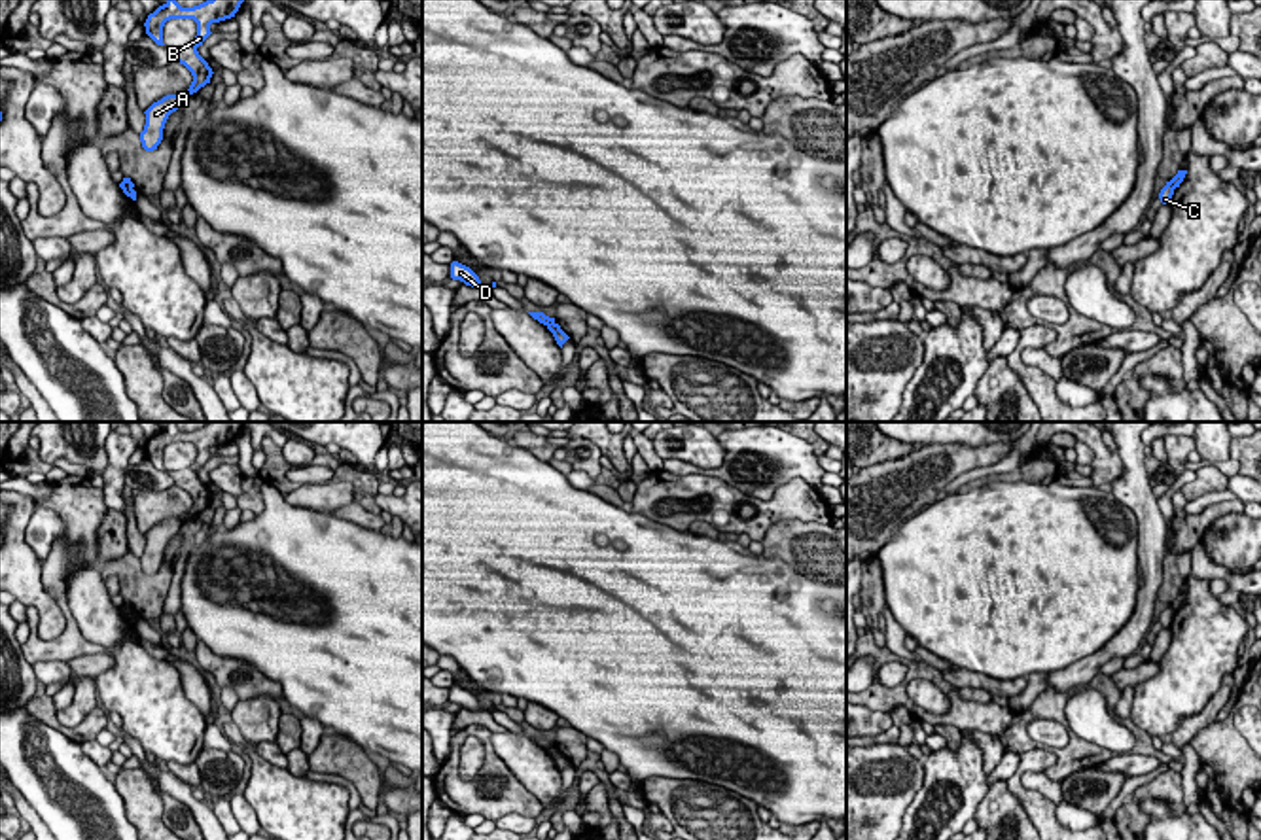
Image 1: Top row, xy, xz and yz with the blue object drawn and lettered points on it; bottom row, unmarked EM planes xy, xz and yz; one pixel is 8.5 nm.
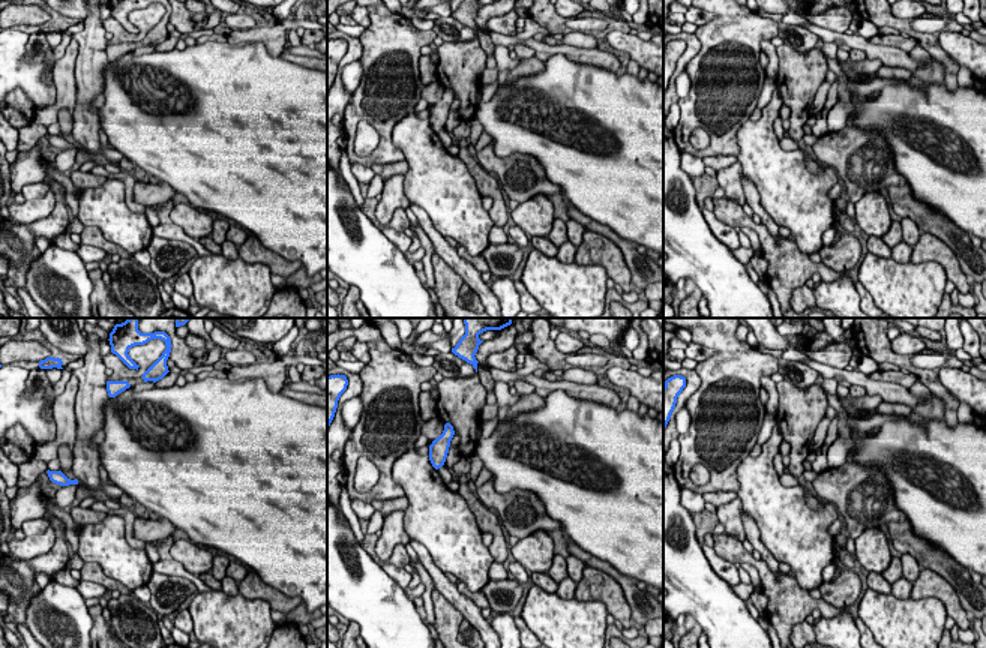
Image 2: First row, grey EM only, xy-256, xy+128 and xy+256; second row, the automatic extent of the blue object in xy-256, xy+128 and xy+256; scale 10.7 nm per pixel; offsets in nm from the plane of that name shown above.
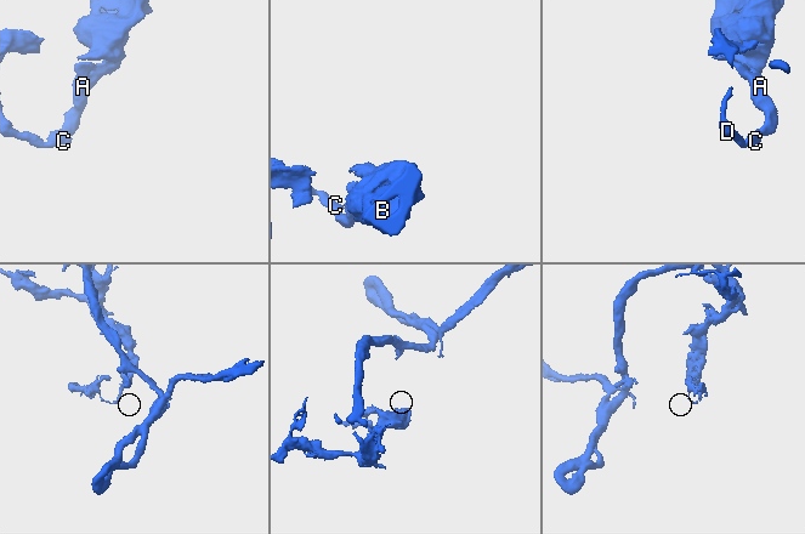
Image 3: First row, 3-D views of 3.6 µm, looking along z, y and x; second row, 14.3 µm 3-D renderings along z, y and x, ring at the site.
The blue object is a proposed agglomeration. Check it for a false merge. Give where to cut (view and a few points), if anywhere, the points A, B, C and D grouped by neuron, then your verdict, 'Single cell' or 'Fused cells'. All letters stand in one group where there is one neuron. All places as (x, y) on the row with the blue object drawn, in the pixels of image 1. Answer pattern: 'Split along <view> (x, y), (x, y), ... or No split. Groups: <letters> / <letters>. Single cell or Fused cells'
Split along xy (122, 182), (131, 190). Groups: A B / C D. Fused cells

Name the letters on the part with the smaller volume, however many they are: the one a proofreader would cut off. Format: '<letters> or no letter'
C, D

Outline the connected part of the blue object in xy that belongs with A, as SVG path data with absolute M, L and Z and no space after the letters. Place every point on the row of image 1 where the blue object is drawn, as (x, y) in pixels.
M167 0L163 6L148 15L144 23L146 34L157 45L165 45L163 26L170 19L193 19L197 23L197 36L191 44L169 47L174 61L184 64L191 72L193 81L184 95L167 95L144 112L146 125L140 132L140 142L146 151L157 149L163 140L165 123L169 115L178 110L184 96L193 95L201 87L210 83L214 72L208 62L199 55L197 47L203 45L203 42L212 34L210 25L235 17L242 2L244 0L206 0L193 8L182 8L176 0Z

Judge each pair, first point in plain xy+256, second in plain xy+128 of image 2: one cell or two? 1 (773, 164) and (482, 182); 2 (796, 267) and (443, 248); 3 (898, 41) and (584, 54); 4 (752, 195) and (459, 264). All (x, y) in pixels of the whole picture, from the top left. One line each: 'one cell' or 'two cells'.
1: two cells
2: two cells
3: two cells
4: one cell

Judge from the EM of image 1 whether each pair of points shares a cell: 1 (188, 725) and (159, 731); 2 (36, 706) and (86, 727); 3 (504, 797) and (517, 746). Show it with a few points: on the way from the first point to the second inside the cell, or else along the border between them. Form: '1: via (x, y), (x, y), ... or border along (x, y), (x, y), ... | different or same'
1: via (180, 727), (167, 727) | same
2: via (48, 716), (61, 729), (74, 731) | same
3: border along (491, 734), (495, 753), (542, 804) | different

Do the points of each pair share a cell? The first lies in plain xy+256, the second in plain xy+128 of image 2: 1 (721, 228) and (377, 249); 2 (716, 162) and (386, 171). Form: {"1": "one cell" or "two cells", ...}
{"1": "two cells", "2": "one cell"}

